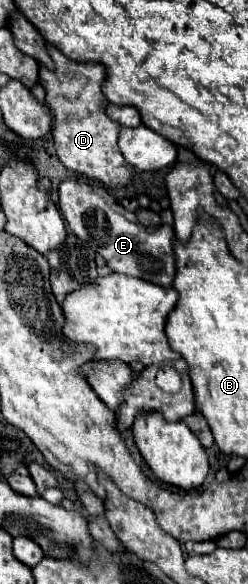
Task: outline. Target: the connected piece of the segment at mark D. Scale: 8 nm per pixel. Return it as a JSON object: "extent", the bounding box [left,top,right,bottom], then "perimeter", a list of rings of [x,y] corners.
{"extent":[39,46,135,188],"perimeter":[[[55,46],[49,48],[51,58],[55,60],[55,72],[45,66],[39,68],[39,82],[47,90],[47,106],[53,112],[53,142],[61,164],[73,172],[79,172],[87,178],[93,178],[107,188],[127,188],[133,184],[135,168],[123,158],[117,140],[121,126],[113,122],[107,114],[107,102],[95,106],[95,98],[105,98],[101,84],[105,82],[107,70],[103,64],[95,62],[73,62],[65,58]]]}

